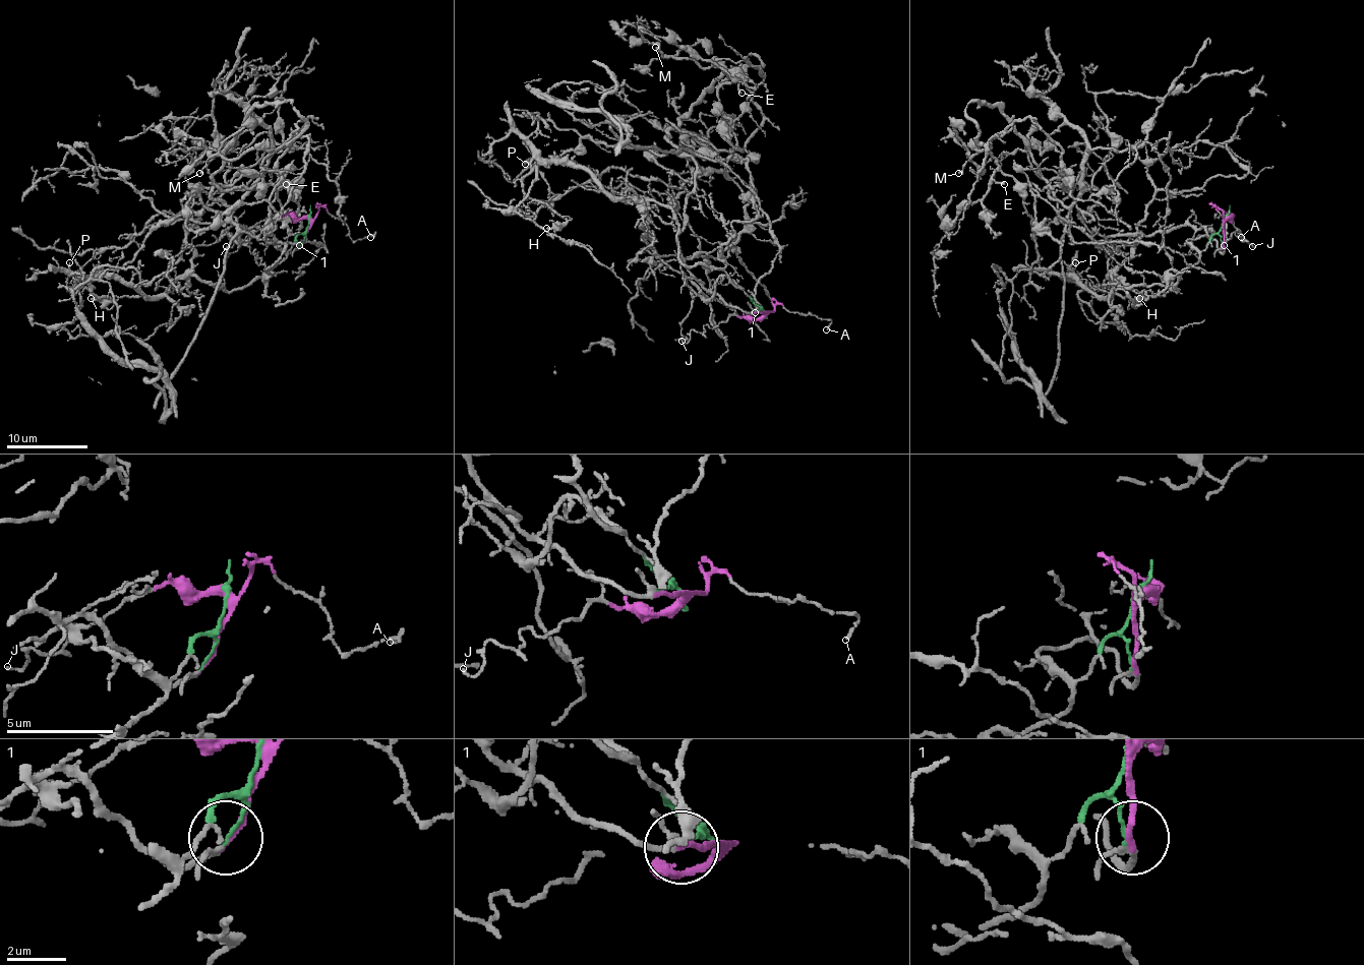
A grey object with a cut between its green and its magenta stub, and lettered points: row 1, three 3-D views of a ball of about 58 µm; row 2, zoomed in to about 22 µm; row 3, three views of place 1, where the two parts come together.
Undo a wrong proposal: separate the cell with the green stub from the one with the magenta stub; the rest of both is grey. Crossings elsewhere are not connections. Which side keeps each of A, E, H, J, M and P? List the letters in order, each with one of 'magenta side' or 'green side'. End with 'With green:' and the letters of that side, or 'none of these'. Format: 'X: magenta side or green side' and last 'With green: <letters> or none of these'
A: magenta side
E: magenta side
H: green side
J: magenta side
M: magenta side
P: green side
With green: H, P

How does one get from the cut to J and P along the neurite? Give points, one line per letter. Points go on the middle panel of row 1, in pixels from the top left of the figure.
J: (764, 312), (756, 318), (732, 314), (712, 328), (706, 324), (702, 333), (692, 330), (688, 341), (682, 341)
P: (764, 312), (722, 270), (684, 264), (669, 209), (649, 199), (620, 199), (567, 163), (526, 163)

